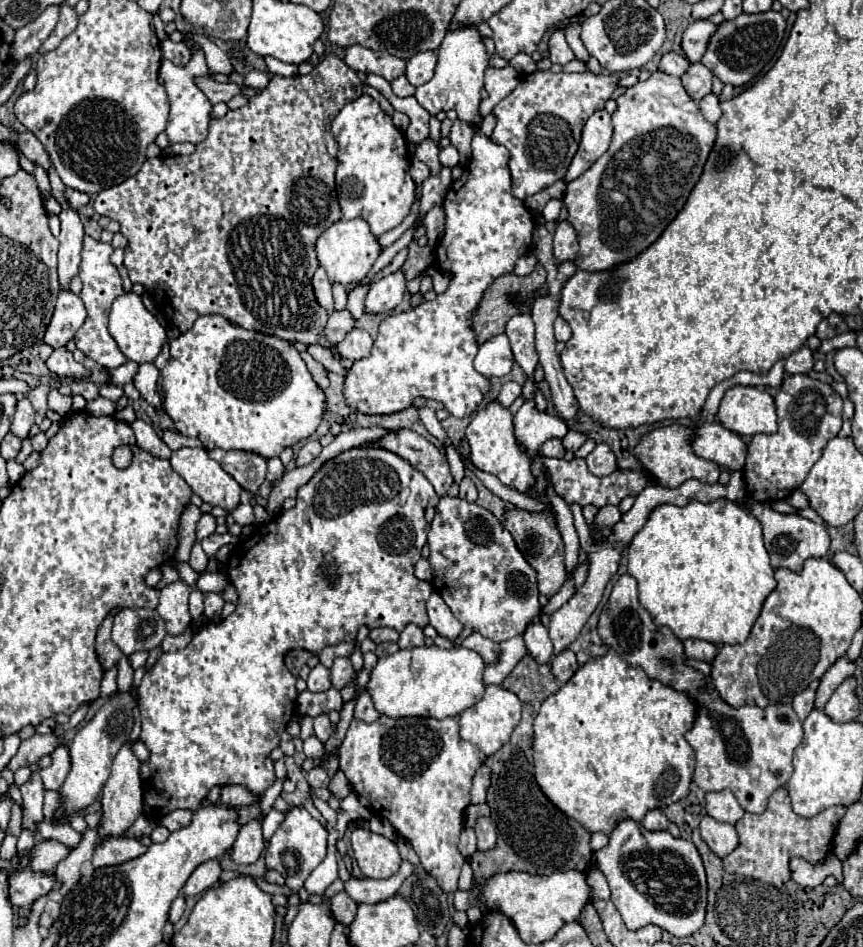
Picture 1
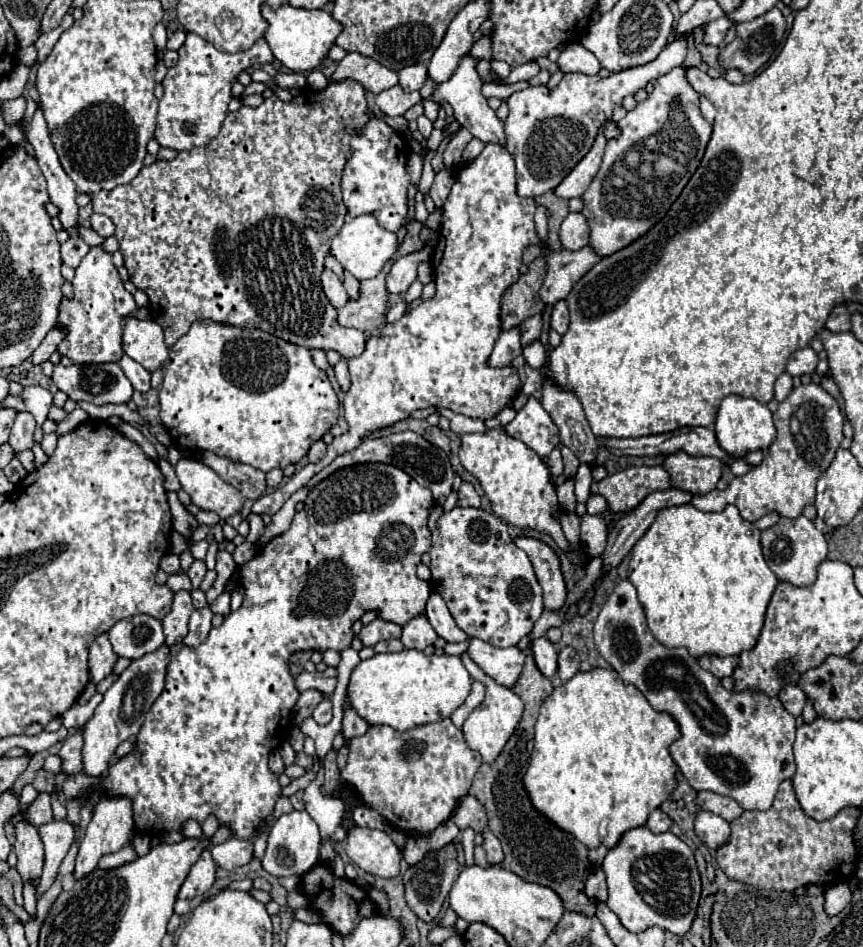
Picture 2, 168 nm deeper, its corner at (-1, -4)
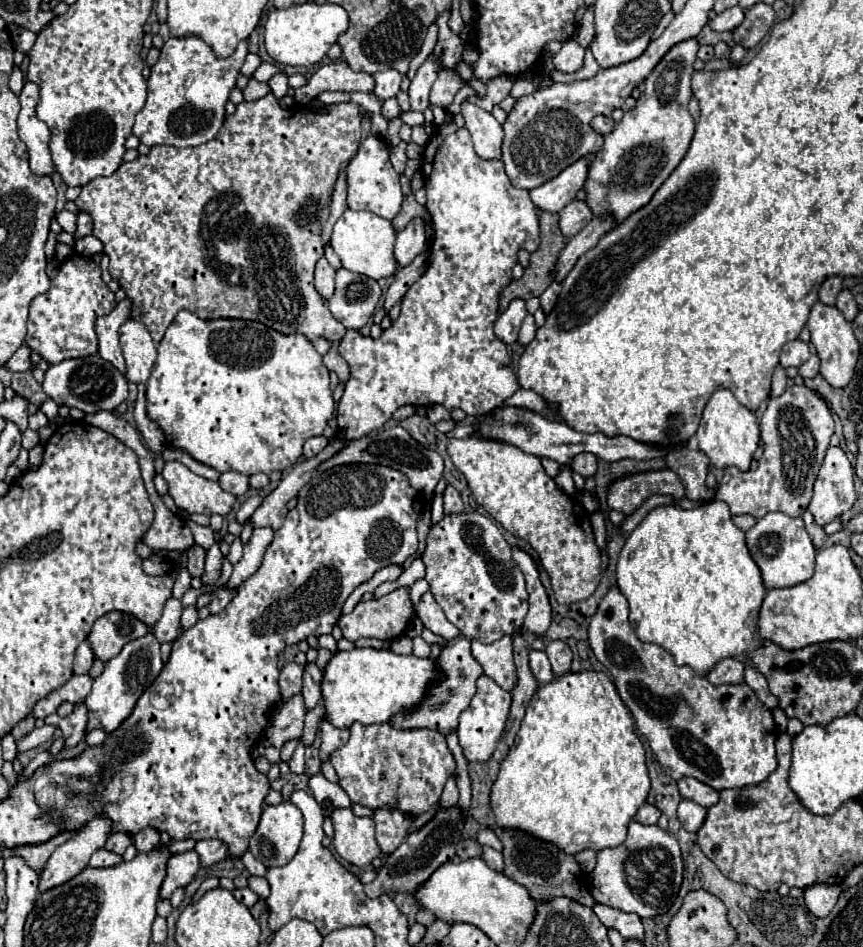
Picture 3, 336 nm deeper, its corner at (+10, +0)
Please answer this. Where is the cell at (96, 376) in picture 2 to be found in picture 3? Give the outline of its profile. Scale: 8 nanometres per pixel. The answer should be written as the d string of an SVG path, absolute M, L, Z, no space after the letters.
M91 354L87 358L63 360L59 364L49 366L43 380L43 392L59 406L77 408L85 414L95 414L101 410L113 412L127 398L125 382L125 376L115 366L111 366L111 362L103 360L99 354Z

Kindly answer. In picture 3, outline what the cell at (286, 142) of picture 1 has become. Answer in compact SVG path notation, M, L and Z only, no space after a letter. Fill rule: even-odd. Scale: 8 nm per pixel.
M267 94L255 102L243 102L237 106L237 112L225 118L223 130L211 140L197 148L175 148L175 146L153 146L147 156L139 156L133 162L123 162L117 172L113 172L107 178L95 178L89 184L83 186L79 198L75 200L77 208L81 212L89 212L93 218L93 236L103 242L103 252L111 258L109 272L113 280L119 282L119 286L125 290L127 298L131 300L131 318L139 320L147 326L151 332L151 338L155 344L161 342L167 326L173 322L175 314L179 310L189 310L195 316L203 320L213 318L241 318L241 320L257 320L265 326L271 326L273 330L279 330L283 334L303 334L309 340L315 340L319 336L327 338L343 338L347 332L345 326L333 318L329 312L327 300L315 290L313 286L313 270L315 262L323 256L323 240L321 240L321 228L323 222L329 218L329 202L335 186L335 174L355 156L359 148L361 138L361 108L357 104L333 104L325 110L305 110L305 108L281 108L279 100L273 94ZM221 206L229 206L221 214Z

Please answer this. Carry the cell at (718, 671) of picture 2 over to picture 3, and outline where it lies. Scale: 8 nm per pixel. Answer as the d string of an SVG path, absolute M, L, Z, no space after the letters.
M725 658L707 674L707 680L715 686L743 684L745 682L745 666L735 658Z

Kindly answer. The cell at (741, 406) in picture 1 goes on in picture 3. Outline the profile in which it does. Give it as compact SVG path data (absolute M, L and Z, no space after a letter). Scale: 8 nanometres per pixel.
M717 390L711 396L709 404L705 406L705 412L695 436L699 442L699 450L709 458L711 466L721 470L735 466L747 472L753 460L753 452L757 450L757 444L759 444L759 422L751 410L747 410L737 402L731 390Z

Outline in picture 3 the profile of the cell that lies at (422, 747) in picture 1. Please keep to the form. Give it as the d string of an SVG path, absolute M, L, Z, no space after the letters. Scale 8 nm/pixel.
M355 722L349 742L331 754L331 764L353 804L371 810L399 806L411 816L437 806L447 778L455 774L455 758L443 734L435 734L435 730L391 730L389 724L365 726Z

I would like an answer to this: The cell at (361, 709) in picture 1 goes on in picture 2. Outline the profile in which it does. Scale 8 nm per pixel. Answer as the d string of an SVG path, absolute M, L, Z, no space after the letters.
M354 708L344 712L344 720L342 720L342 736L344 738L362 736L362 734L366 734L368 728L370 728L370 724Z

